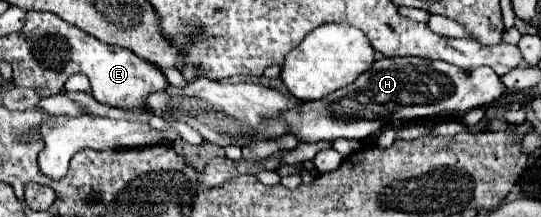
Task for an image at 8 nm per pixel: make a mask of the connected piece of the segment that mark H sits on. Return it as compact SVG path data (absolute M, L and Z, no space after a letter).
M381 58L363 72L353 84L313 102L303 102L279 116L299 142L331 142L335 138L365 140L381 132L391 118L413 120L437 114L467 112L477 106L491 104L505 92L501 78L489 68L463 70L449 62L427 58Z

